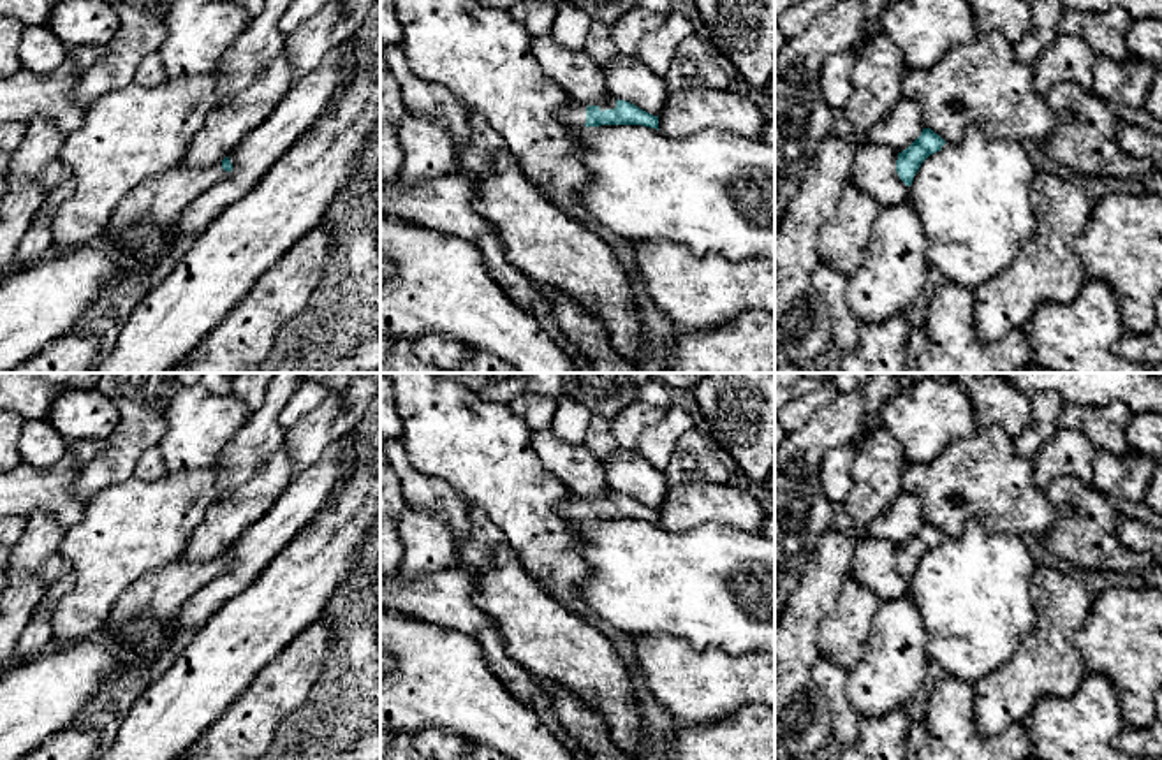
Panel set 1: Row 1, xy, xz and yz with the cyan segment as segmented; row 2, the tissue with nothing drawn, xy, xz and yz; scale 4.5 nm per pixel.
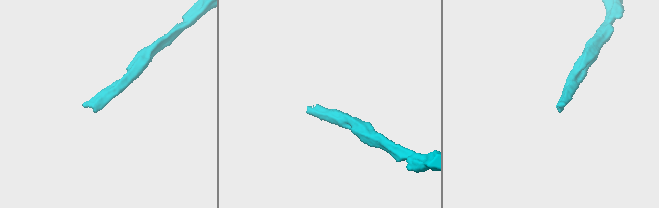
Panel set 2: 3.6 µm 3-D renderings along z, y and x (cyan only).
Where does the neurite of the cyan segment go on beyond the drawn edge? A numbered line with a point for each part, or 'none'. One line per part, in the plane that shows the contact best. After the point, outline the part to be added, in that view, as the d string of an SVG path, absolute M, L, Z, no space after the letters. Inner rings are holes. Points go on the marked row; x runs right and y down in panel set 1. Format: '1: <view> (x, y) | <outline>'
1: xz (574, 115) | M609 97L607 100L599 104L583 104L583 102L570 100L569 106L558 114L558 118L572 128L585 127L588 106L599 106L600 111L614 109L616 99Z

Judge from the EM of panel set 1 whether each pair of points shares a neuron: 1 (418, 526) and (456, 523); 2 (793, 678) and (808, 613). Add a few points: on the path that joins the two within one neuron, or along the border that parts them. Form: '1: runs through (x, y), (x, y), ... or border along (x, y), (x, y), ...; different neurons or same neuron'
1: border along (409, 505), (437, 512), (444, 519), (456, 551); different neurons
2: runs through (793, 662), (793, 643), (798, 628); same neuron

